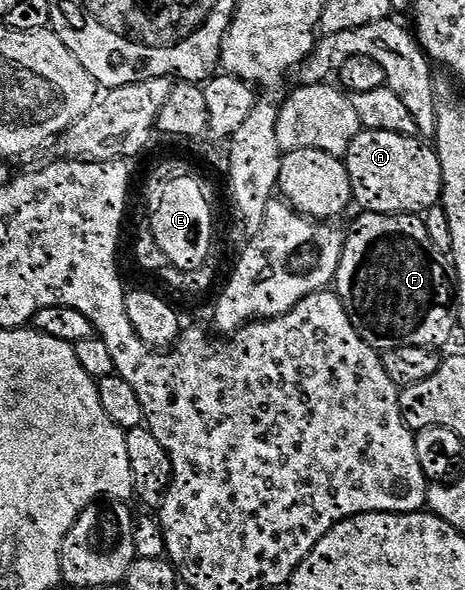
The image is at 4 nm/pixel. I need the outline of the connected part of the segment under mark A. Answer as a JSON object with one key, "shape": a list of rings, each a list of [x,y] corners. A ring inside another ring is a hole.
{"shape":[[[362,128],[343,160],[349,168],[353,201],[371,213],[424,215],[439,204],[445,184],[436,148],[429,149],[416,136],[404,137],[391,131]]]}

